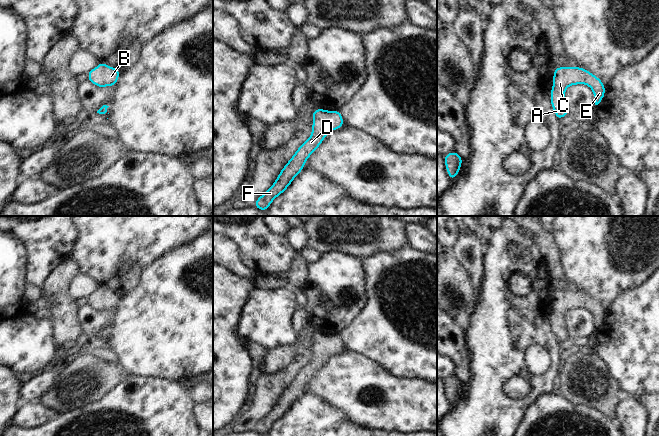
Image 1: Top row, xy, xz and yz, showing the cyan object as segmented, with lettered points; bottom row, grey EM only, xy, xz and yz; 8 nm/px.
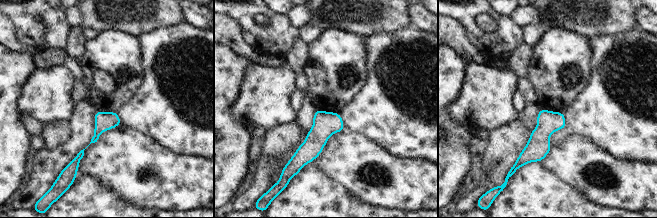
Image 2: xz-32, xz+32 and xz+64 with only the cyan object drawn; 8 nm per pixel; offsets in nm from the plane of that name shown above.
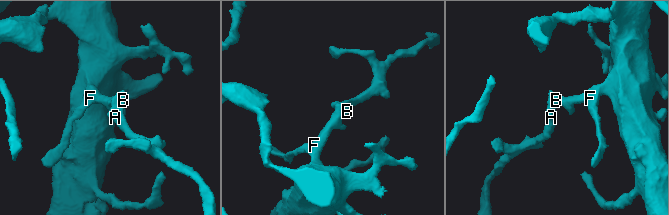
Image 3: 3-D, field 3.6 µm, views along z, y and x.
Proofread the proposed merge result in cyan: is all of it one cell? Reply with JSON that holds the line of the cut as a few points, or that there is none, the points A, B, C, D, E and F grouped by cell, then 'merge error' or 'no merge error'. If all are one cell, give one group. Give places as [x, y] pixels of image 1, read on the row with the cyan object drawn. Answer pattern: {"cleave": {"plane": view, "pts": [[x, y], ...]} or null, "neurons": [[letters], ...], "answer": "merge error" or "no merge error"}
{"cleave": null, "neurons": [["A", "B", "C", "D", "E", "F"]], "answer": "no merge error"}

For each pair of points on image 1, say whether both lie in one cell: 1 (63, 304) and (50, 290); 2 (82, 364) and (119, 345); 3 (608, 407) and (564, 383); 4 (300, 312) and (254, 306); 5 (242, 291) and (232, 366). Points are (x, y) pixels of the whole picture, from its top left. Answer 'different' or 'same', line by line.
1: same
2: different
3: same
4: different
5: same

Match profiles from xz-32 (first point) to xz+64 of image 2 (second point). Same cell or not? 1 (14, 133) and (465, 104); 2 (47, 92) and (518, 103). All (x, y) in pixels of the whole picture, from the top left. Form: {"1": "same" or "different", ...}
{"1": "different", "2": "different"}

